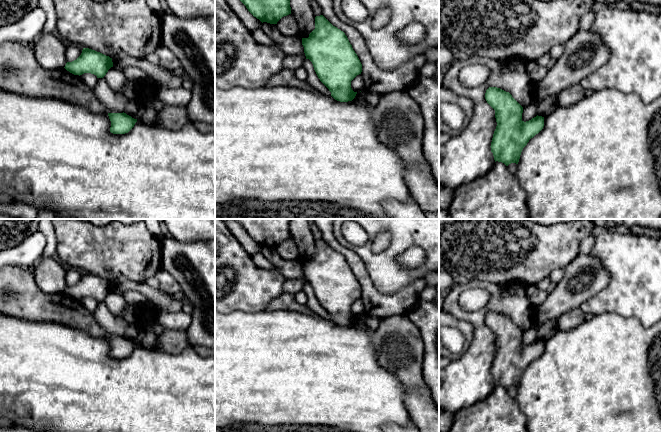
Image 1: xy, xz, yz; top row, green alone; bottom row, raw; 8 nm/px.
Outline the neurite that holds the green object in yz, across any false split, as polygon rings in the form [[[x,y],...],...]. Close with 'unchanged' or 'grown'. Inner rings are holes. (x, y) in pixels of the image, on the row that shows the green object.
[[[489,87],[485,99],[495,110],[497,122],[490,146],[495,162],[502,162],[506,166],[518,164],[523,148],[543,129],[544,117],[537,115],[524,122],[523,107],[509,92],[497,87]]]; unchanged

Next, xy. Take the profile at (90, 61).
[[[83,48],[81,55],[72,62],[67,62],[65,69],[74,75],[91,73],[103,78],[113,67],[112,58],[89,48]]]; unchanged

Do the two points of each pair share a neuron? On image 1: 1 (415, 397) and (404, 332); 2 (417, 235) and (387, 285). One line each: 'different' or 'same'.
1: same
2: same

